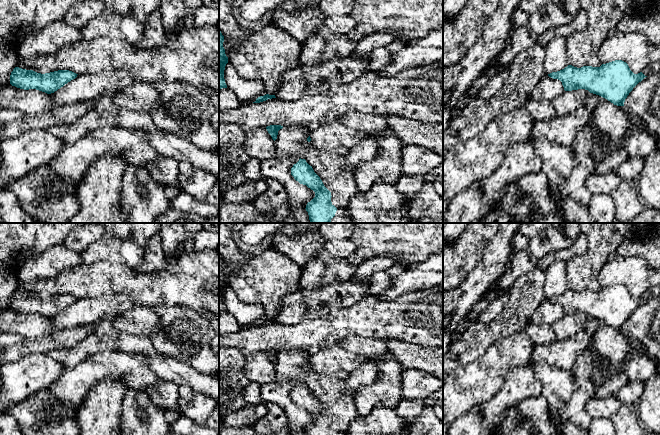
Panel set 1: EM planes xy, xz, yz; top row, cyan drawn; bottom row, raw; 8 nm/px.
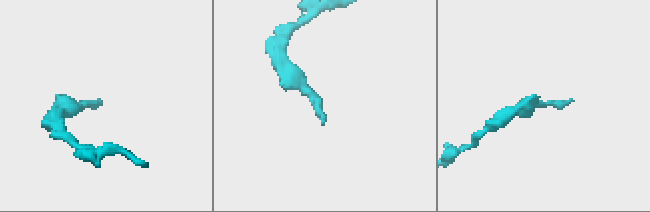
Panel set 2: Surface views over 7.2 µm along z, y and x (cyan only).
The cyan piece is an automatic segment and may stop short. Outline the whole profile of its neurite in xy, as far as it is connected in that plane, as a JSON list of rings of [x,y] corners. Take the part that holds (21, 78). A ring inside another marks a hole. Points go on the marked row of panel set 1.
[[[15,67],[10,75],[10,84],[24,90],[36,89],[51,94],[75,79],[77,75],[69,70],[41,74],[33,70]]]

